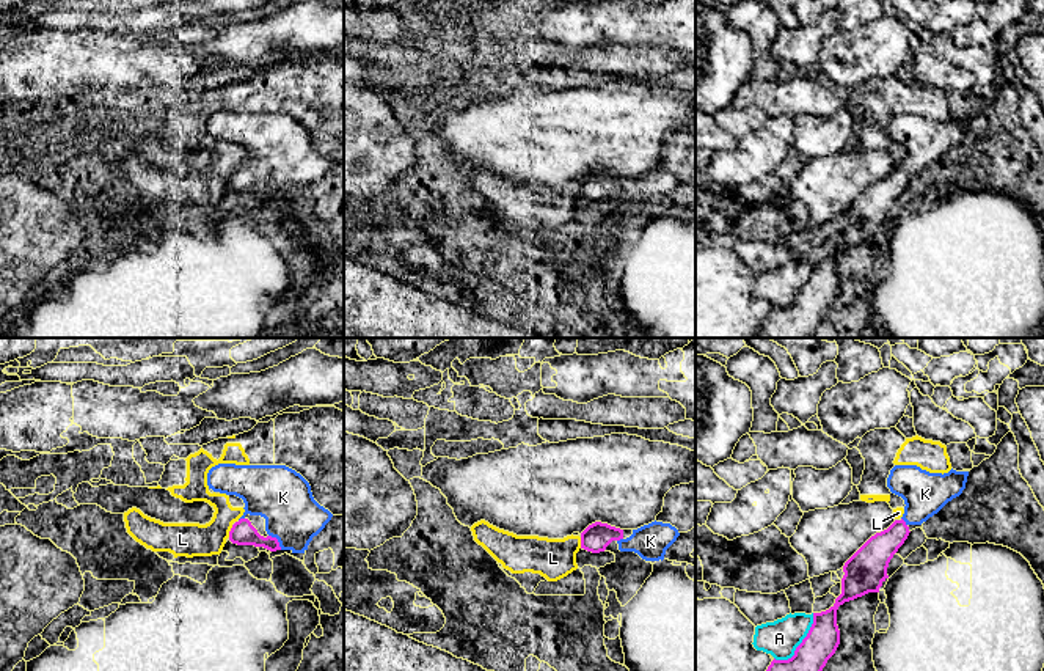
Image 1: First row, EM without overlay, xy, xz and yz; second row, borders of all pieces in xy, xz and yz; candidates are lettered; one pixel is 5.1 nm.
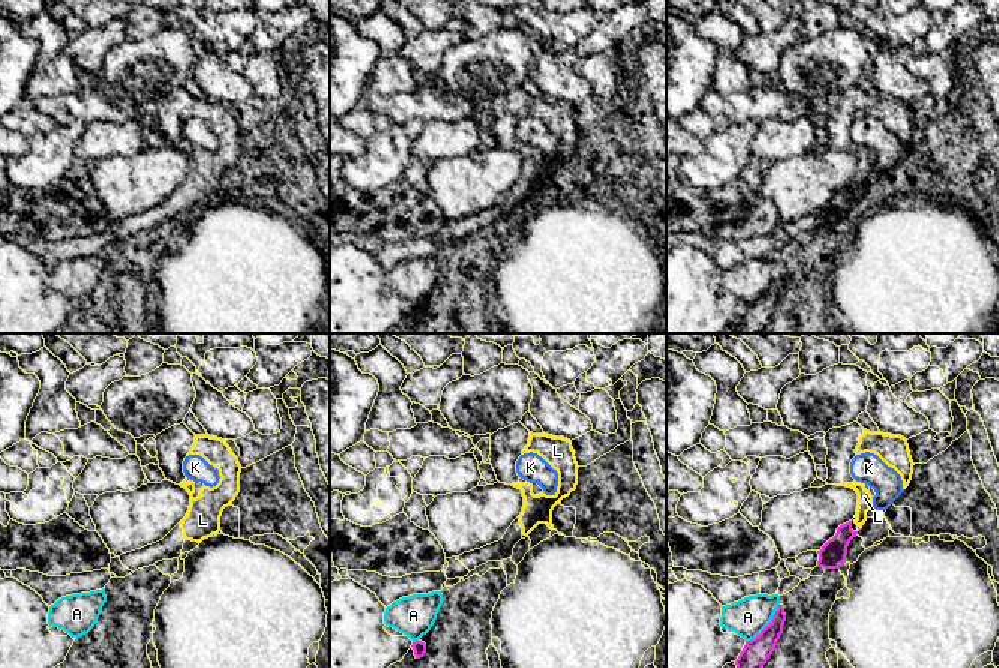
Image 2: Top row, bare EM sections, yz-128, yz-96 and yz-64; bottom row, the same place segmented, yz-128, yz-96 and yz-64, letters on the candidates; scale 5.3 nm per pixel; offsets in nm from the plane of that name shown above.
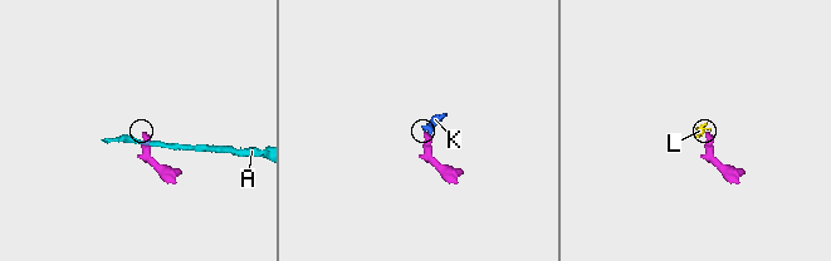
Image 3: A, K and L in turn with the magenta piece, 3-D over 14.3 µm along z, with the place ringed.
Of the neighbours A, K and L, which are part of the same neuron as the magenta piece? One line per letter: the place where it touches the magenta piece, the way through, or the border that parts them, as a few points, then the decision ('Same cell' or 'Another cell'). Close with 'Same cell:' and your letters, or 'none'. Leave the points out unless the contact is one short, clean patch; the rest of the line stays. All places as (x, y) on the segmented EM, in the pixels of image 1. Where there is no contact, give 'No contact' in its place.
A: Touches magenta at yz (801, 643). Another cell
K: Touches magenta at xy (277, 541). Path across: xy (242, 533), (258, 541), (277, 541), (283, 535), (283, 497). Same cell
L: Touches magenta at xy (229, 531). Boundary: xy (233, 525), (228, 536). Another cell
Same cell: K

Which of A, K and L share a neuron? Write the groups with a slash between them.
A / K / L

